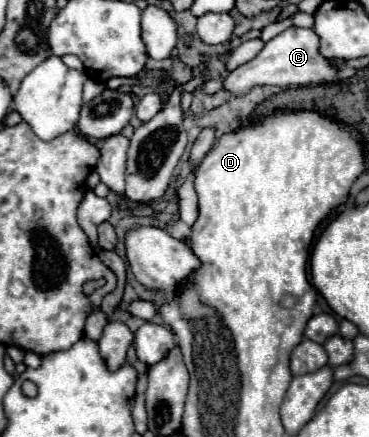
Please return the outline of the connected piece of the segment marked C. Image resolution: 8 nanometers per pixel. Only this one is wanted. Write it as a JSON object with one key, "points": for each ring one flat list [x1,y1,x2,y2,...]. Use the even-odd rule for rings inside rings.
{"points":[[289,27,277,37,273,37,265,47,259,51,257,57,247,61,245,65,237,67,227,75,225,89,239,97,247,95,257,85,279,85,279,87,305,87,309,83,331,83,337,75,337,69,331,65,329,59,321,57,319,53,319,37,313,29,299,29]]}

